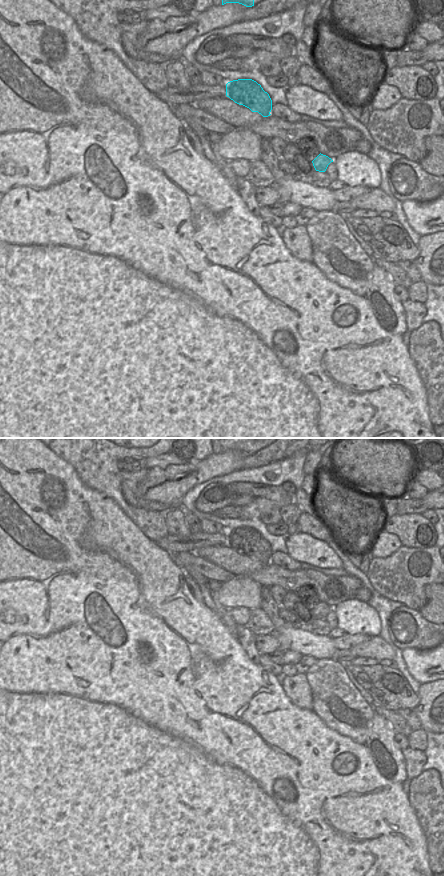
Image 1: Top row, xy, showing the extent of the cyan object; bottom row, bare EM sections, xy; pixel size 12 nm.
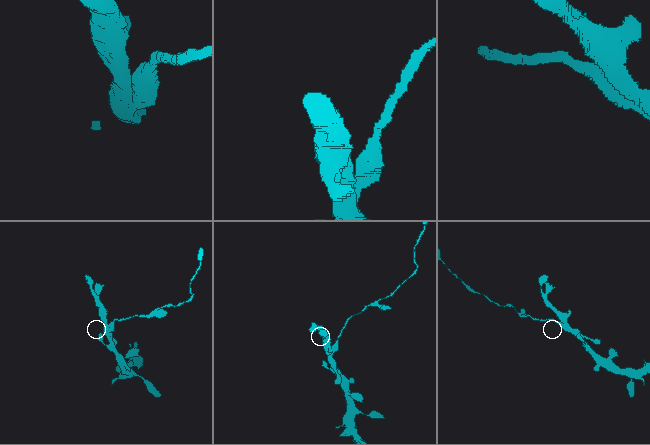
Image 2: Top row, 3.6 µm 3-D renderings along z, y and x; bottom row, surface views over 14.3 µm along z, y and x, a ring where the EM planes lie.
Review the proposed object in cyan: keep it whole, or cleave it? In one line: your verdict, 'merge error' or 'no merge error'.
merge error

